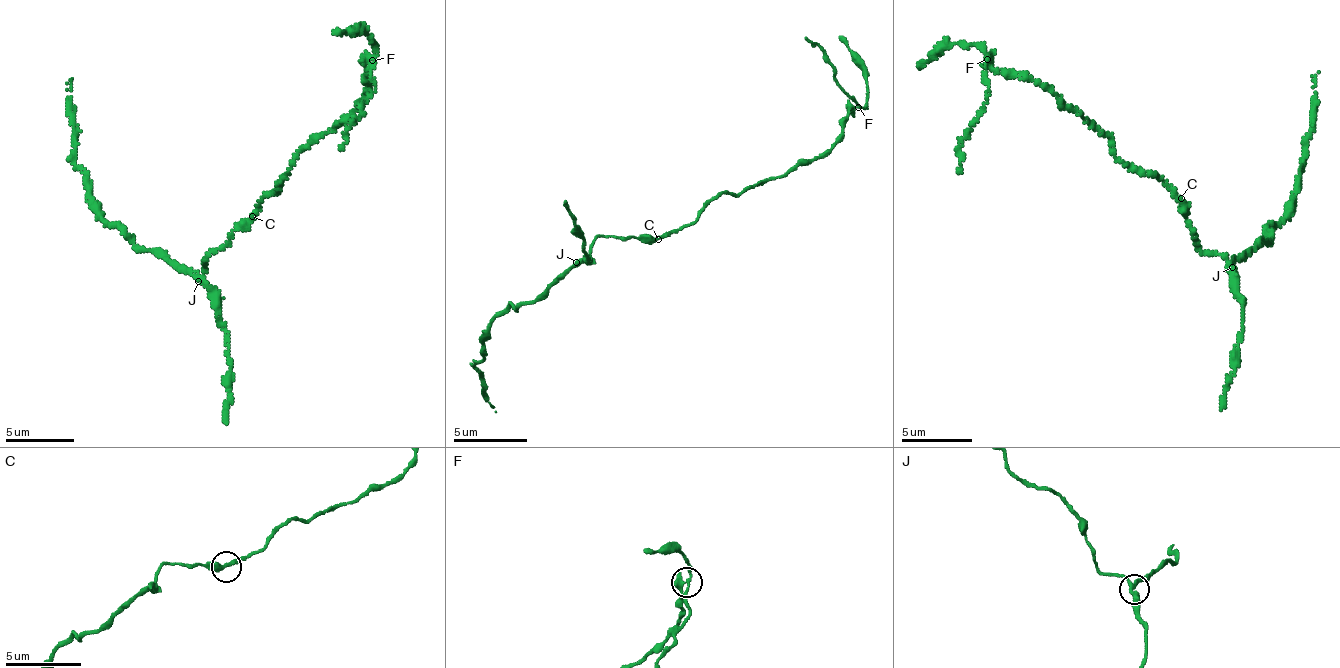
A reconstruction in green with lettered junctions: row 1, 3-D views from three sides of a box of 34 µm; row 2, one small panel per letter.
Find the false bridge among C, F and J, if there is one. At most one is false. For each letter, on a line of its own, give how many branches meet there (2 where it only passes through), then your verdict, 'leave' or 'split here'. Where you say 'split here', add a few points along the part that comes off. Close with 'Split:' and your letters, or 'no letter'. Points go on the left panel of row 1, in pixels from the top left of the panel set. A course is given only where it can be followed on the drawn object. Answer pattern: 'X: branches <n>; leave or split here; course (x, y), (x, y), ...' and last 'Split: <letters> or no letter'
C: branches 2; leave
F: branches 3; split here; course (371, 59), (375, 92), (351, 125), (339, 149)
J: branches 3; leave
Split: F

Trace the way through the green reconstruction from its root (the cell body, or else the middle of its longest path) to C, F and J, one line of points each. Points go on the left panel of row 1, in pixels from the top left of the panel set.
C: (235, 230), (252, 216)
F: (235, 230), (252, 219), (264, 196), (278, 191), (300, 150), (348, 119), (369, 83), (365, 77), (371, 59)
J: (235, 230), (220, 249), (210, 250), (198, 281)

